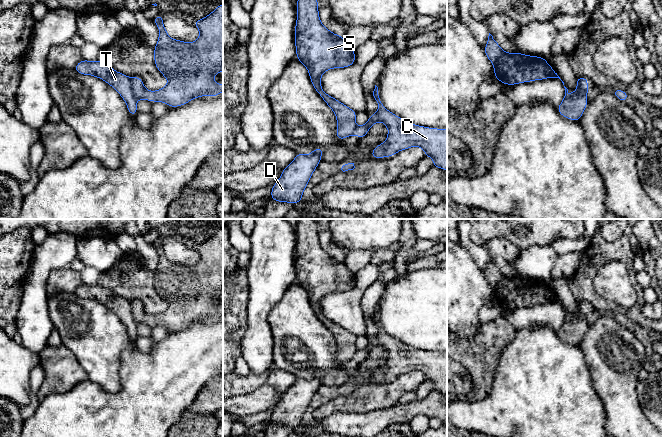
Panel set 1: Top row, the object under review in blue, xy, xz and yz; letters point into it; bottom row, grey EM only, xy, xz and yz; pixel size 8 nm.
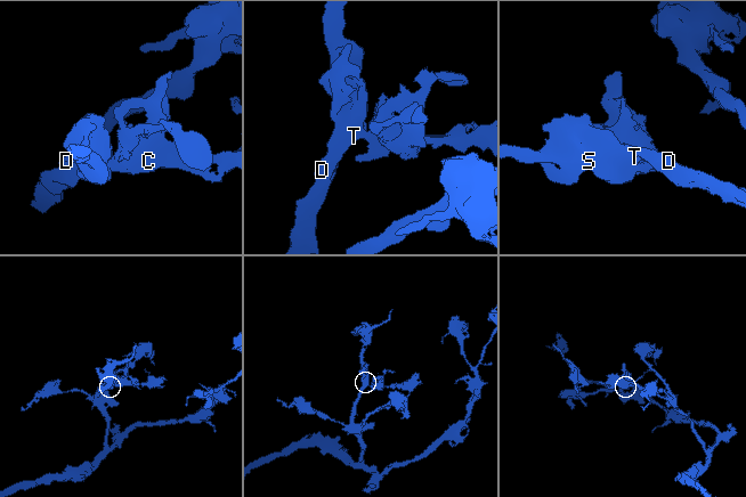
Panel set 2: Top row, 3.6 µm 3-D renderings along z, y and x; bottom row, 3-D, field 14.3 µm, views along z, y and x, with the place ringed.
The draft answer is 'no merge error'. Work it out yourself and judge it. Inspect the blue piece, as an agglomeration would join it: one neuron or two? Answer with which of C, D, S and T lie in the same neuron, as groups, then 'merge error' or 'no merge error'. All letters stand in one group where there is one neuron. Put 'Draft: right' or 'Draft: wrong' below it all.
C / D S T | merge error
Draft: wrong

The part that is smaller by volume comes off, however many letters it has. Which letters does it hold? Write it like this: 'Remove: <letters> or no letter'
Remove: C

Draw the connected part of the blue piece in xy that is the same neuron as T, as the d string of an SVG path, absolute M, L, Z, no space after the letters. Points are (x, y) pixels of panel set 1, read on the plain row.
M82 283L74 291L74 294L82 299L92 299L104 304L124 323L131 340L136 340L137 323L132 314L131 301L115 295L111 290L99 284L88 285Z

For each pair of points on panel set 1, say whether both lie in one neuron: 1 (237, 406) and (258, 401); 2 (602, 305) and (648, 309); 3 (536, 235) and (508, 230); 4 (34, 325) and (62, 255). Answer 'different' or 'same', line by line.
1: same
2: different
3: same
4: same

